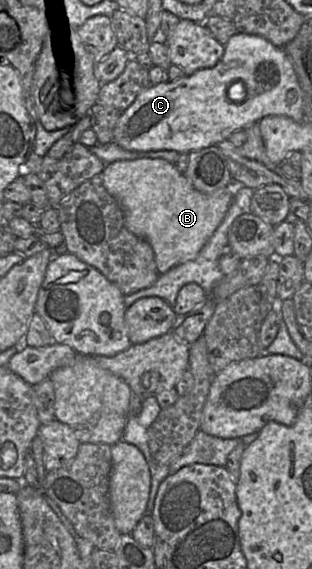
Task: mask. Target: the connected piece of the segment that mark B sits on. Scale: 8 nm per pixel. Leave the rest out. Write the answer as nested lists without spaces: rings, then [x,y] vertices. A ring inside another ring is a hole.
[[[161,158],[115,161],[107,164],[101,175],[107,192],[121,207],[129,231],[152,247],[159,275],[198,256],[232,200],[229,187],[213,194],[196,190],[173,163]]]

